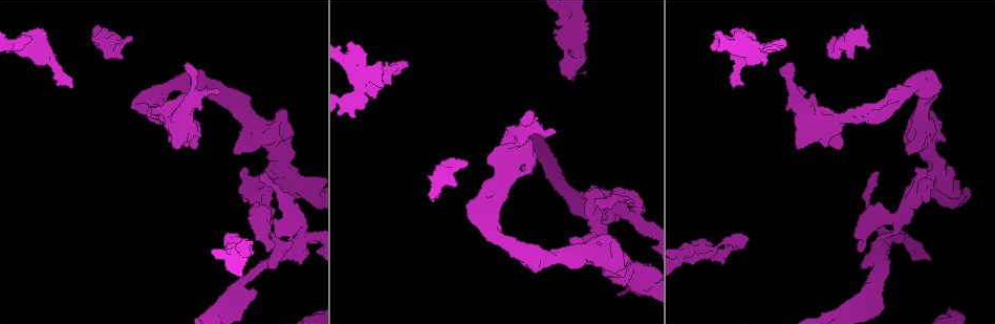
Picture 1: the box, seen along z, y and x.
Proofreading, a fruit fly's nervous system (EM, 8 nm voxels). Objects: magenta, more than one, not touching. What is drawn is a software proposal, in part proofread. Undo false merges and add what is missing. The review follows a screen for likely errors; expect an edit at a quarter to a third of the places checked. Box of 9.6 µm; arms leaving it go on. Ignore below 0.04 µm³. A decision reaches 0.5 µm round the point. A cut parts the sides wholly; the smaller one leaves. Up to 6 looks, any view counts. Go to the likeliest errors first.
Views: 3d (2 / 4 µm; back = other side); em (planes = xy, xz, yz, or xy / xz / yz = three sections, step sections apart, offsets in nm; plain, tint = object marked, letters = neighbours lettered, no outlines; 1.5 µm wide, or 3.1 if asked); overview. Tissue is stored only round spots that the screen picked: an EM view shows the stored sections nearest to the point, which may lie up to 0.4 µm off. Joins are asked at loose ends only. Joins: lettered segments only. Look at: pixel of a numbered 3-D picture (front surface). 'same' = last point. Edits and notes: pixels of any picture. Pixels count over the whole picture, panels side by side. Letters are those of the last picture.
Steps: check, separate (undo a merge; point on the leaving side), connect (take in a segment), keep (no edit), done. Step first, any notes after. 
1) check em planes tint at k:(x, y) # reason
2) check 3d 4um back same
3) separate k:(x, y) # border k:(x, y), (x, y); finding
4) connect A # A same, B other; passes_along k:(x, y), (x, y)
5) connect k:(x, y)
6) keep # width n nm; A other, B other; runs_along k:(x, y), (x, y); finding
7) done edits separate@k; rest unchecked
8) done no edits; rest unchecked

check 3d 2um at 1:(431, 192) # stops while still wide

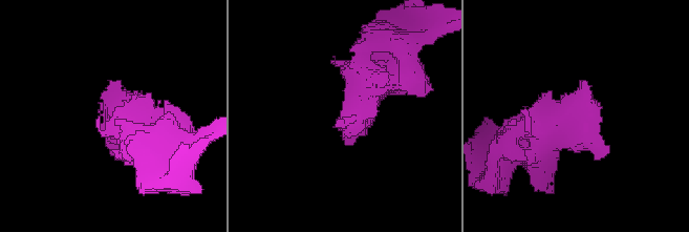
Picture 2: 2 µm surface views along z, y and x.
check em planes letters at 2:(107, 87) # now the EM

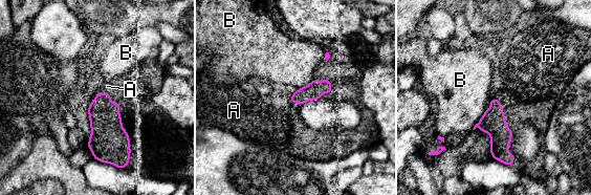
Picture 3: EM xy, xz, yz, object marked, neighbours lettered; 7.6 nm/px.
connect A # A same, B other; passes_along 3:(493, 122), (507, 126), (533, 107); it goes on there

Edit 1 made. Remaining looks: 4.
check em planes letters at 1:(878, 172) # thin end

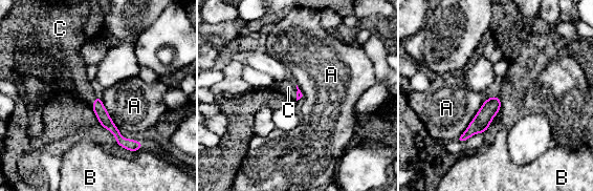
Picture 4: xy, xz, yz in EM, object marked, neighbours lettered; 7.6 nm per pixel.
connect C # A other, B other, C same; passes_along 4:(105, 120), (94, 102), (75, 76); it goes on there

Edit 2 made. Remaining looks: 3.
check overview # see it whole again

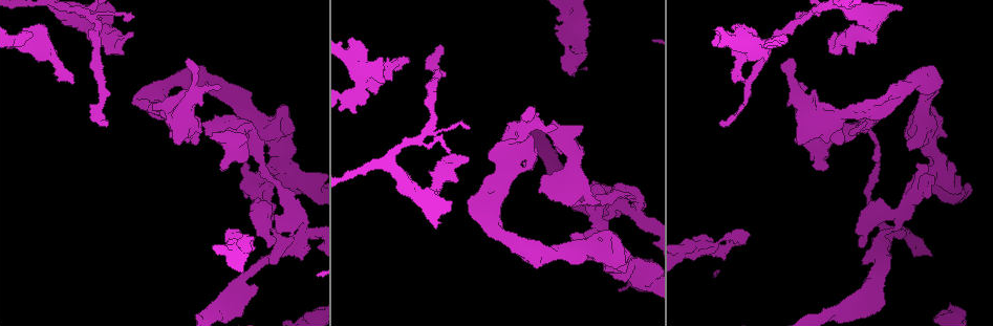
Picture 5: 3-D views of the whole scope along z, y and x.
check 3d 2um at 5:(363, 78) # three-way junction

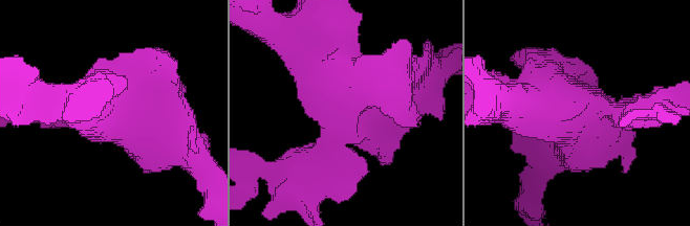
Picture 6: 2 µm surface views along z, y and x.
check em planes letters at 6:(587, 110)

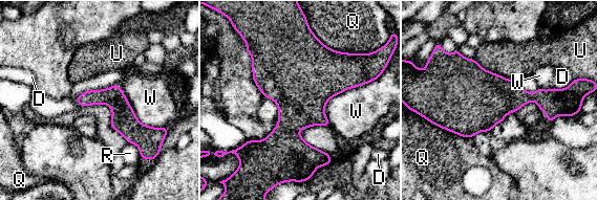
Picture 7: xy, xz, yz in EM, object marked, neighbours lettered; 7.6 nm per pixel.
keep # D other, Q other, R other, U other, W other; border 7:(370, 81), (327, 102), (328, 126); all the same cell

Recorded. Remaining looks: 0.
done edits connect@3, connect@4; rest unchecked

